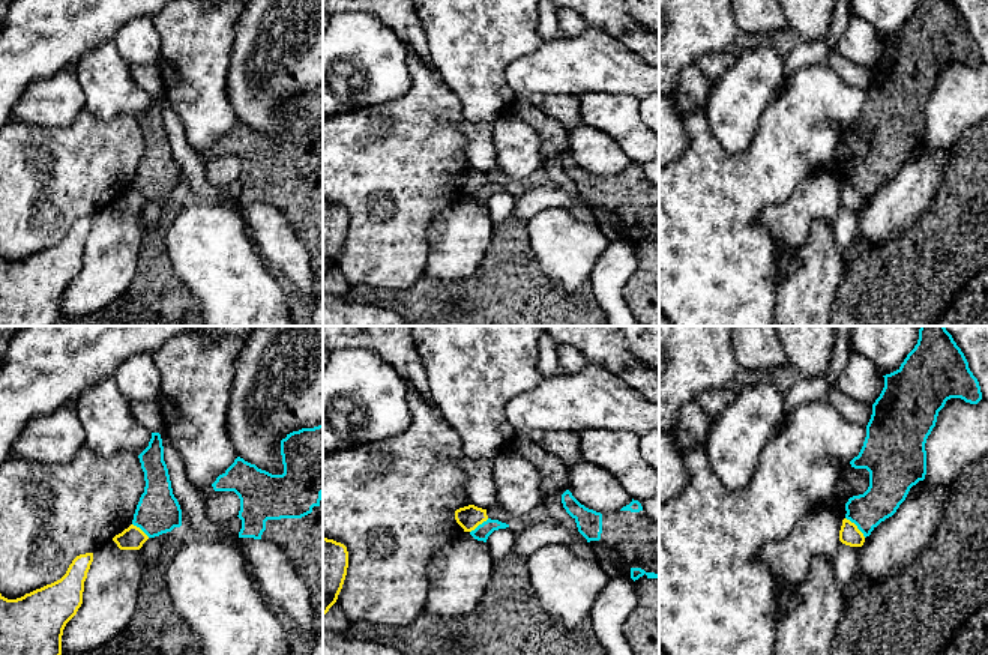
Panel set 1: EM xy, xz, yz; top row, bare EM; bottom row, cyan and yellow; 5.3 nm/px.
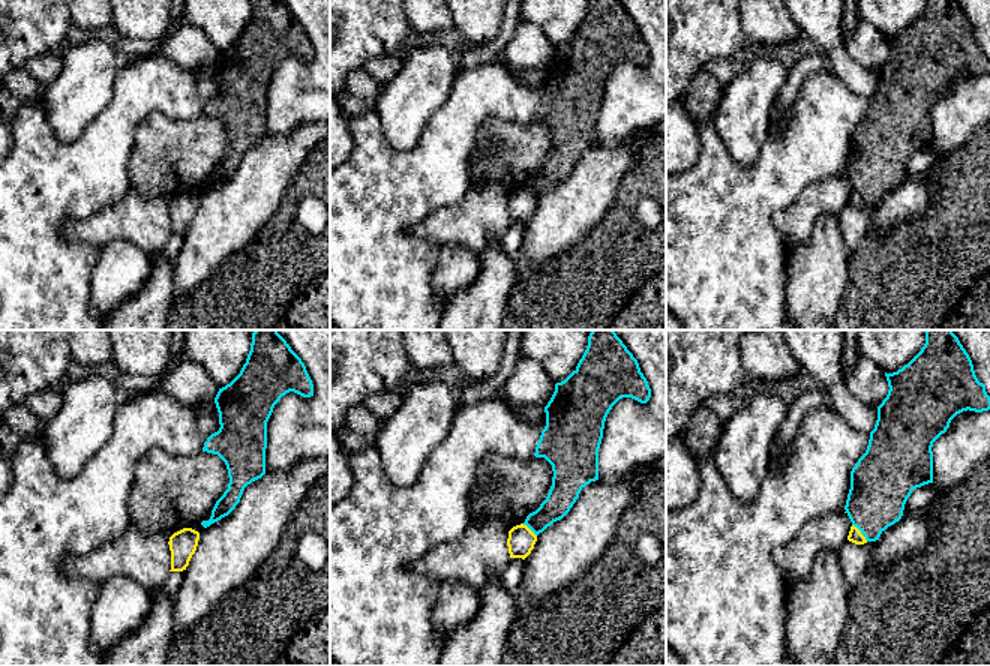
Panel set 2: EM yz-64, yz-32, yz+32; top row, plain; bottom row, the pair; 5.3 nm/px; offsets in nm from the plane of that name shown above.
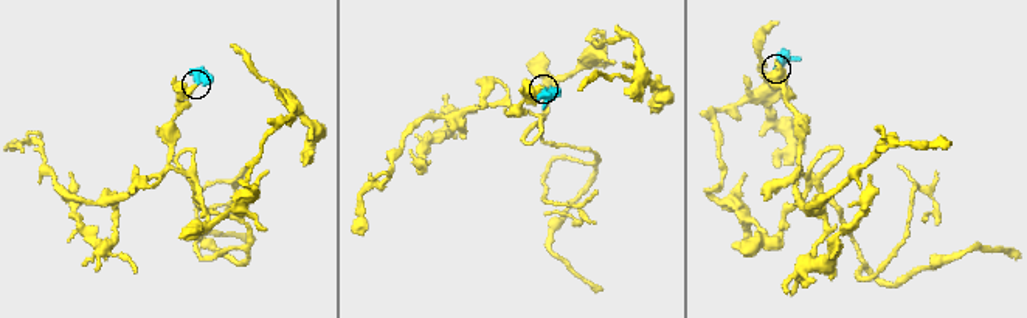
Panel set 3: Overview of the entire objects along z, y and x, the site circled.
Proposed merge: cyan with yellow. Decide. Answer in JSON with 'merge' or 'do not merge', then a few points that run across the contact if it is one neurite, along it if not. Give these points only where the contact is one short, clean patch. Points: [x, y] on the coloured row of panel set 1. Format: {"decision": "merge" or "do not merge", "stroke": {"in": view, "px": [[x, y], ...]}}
{"decision": "do not merge", "stroke": {"in": "yz", "px": [[846, 517], [865, 537]]}}

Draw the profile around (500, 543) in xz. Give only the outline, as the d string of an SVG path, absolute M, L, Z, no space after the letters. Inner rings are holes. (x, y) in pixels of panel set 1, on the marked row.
M509 526L506 529L494 530L488 539L486 545L494 562L503 560L508 554L514 551L517 536L517 526Z

